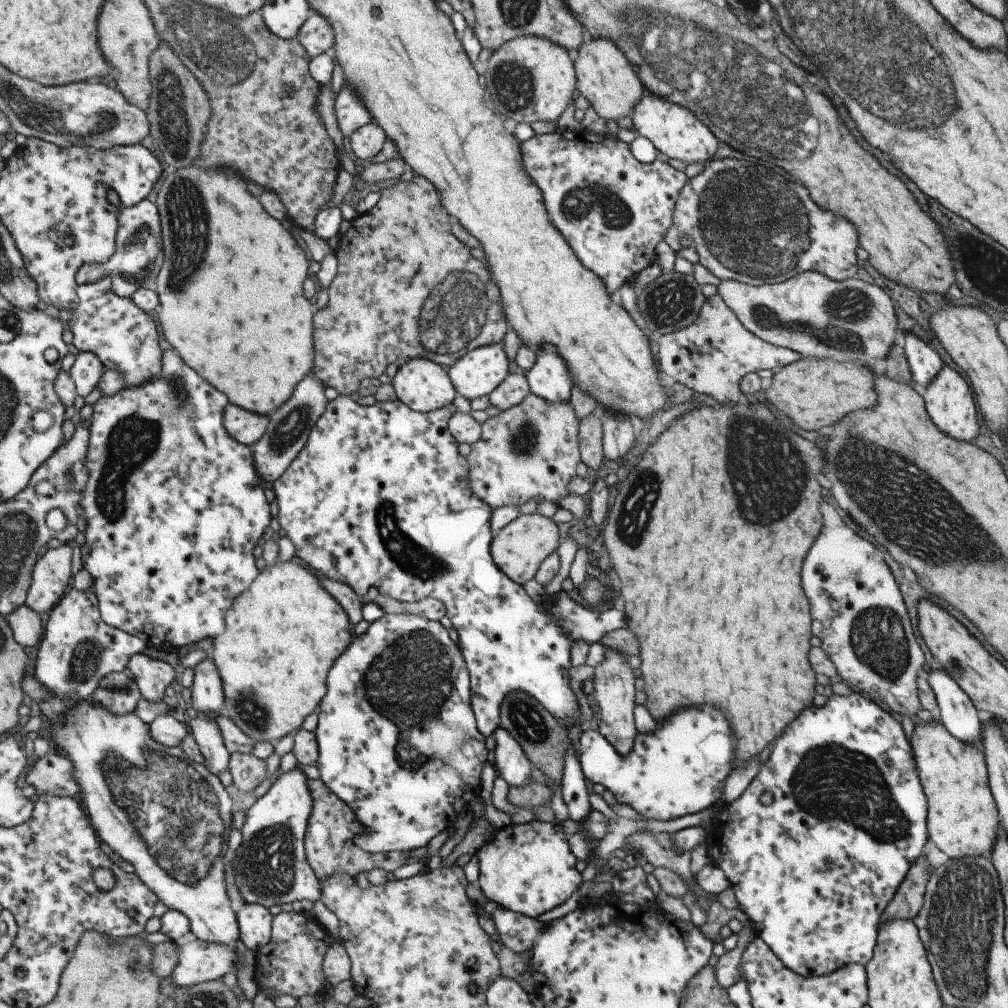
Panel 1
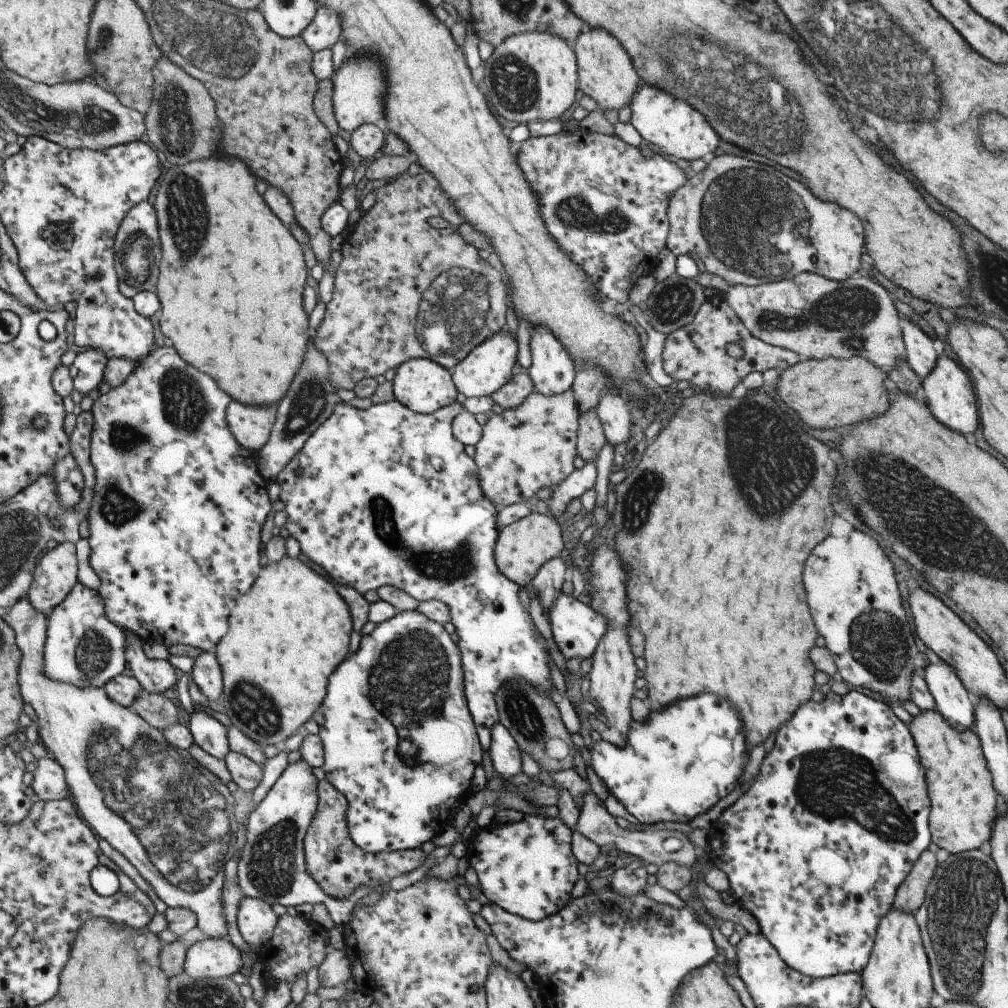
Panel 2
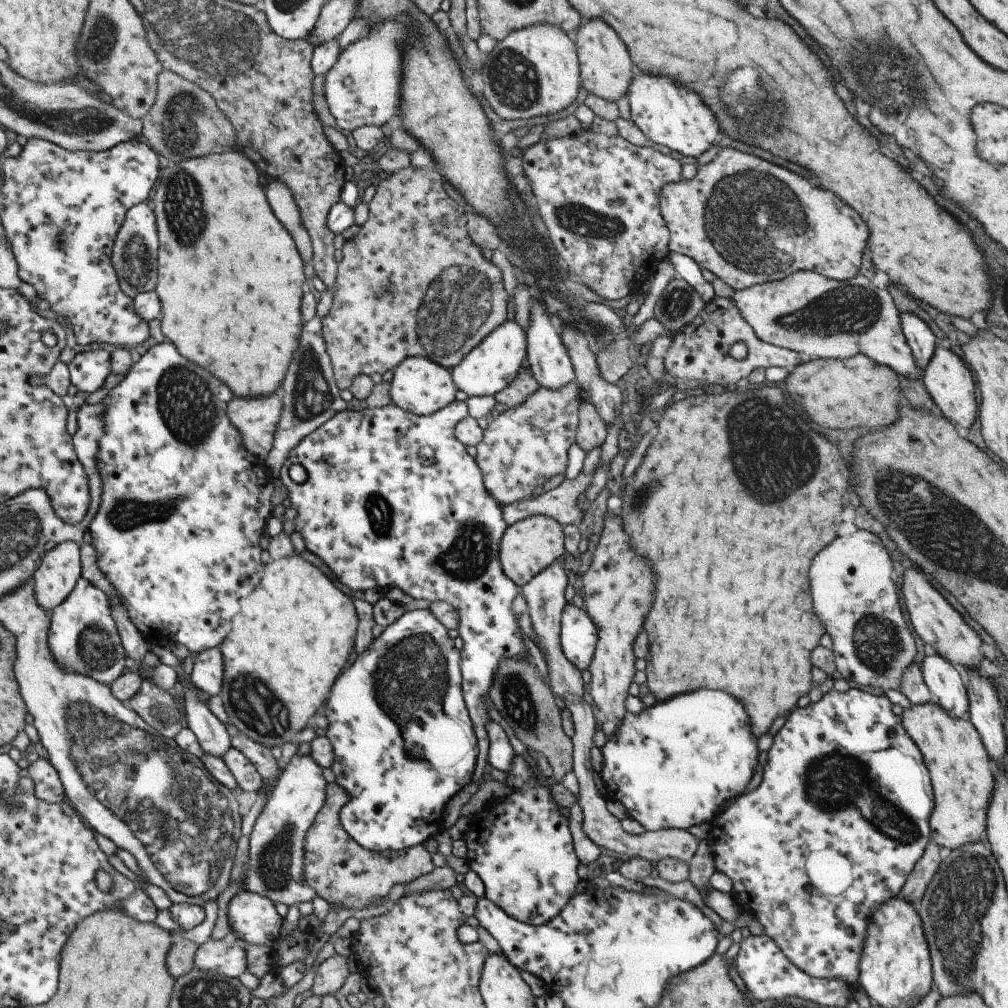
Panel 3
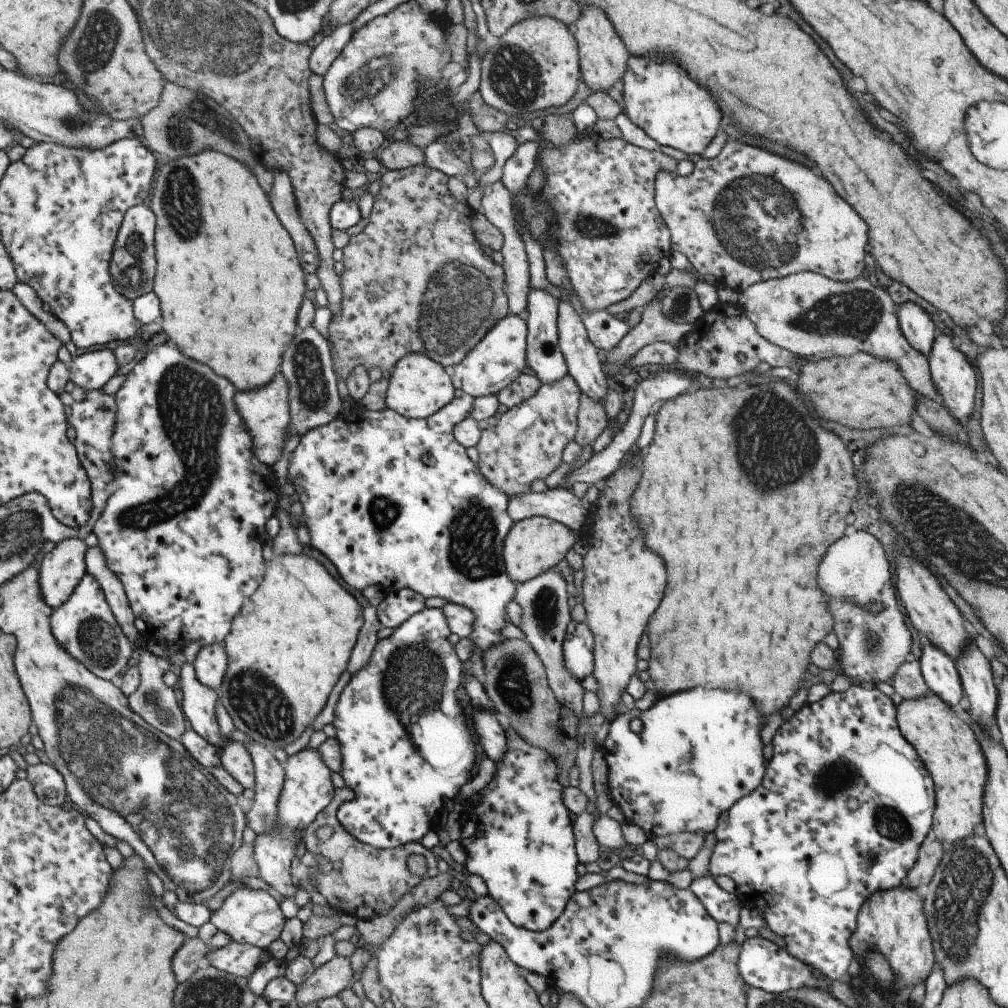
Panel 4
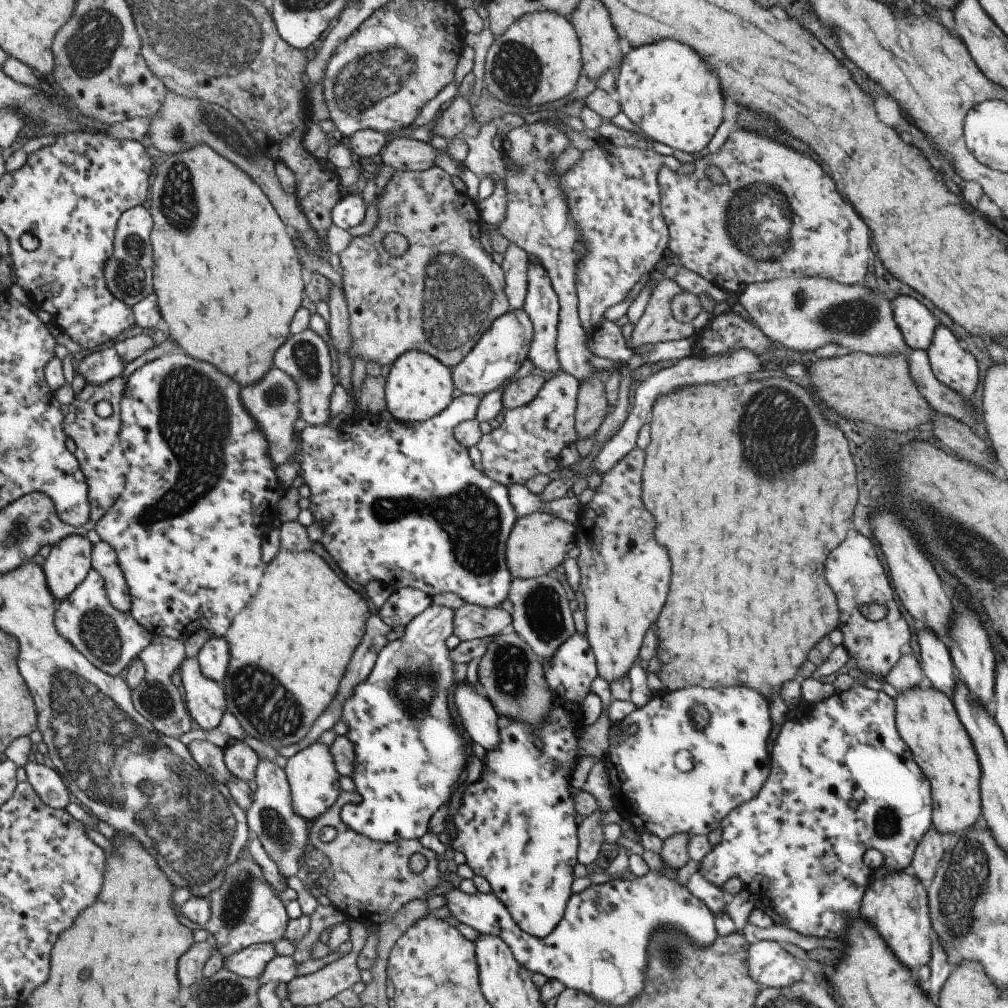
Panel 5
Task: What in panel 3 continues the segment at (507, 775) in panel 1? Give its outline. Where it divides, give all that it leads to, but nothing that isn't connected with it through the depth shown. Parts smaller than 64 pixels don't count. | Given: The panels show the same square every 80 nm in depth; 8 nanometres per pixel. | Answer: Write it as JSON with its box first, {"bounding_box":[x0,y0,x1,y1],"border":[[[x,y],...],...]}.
{"bounding_box":[486,719,516,772],"border":[[[491,719],[486,727],[490,736],[488,762],[498,770],[508,772],[516,755],[513,746],[511,746],[511,740],[509,740],[509,736],[507,736],[507,732],[501,723]]]}

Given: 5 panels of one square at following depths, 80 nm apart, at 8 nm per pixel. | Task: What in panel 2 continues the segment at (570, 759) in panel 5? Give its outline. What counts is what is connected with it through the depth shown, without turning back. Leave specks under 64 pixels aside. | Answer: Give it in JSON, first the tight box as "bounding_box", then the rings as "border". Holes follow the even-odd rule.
{"bounding_box":[464,594,608,922],"border":[[[560,594],[549,616],[554,642],[563,658],[580,658],[585,660],[597,650],[599,639],[605,634],[608,623],[596,613],[589,604],[573,599],[571,595]],[[530,815],[528,817],[522,818],[520,821],[515,821],[512,823],[491,822],[488,826],[484,826],[482,828],[477,827],[473,833],[473,837],[470,839],[470,847],[468,848],[468,851],[469,852],[464,860],[464,864],[470,865],[477,872],[479,888],[483,892],[484,896],[489,900],[489,902],[498,904],[507,912],[526,918],[530,921],[539,922],[543,919],[546,919],[547,917],[552,917],[555,913],[558,913],[565,905],[570,904],[571,888],[573,888],[573,884],[575,884],[576,880],[579,878],[579,874],[575,868],[578,861],[574,857],[574,854],[571,850],[570,828],[567,828],[567,826],[561,822],[559,816],[549,818]]]}

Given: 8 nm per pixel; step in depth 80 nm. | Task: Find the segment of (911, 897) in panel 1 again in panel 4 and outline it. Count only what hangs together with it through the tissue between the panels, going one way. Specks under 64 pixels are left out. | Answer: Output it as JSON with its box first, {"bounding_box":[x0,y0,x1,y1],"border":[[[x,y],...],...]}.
{"bounding_box":[904,831,942,889],"border":[[[929,831],[929,834],[919,845],[915,862],[907,871],[904,884],[914,889],[927,884],[931,880],[935,867],[940,863],[942,856],[941,843]]]}

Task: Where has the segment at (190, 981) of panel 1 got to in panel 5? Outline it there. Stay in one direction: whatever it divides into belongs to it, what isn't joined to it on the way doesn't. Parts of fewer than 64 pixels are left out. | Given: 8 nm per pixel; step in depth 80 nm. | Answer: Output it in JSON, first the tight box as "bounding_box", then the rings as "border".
{"bounding_box":[223,943,277,979],"border":[[[259,943],[243,949],[240,953],[225,957],[223,968],[239,976],[257,979],[267,968],[267,964],[277,958],[277,946],[273,943]]]}

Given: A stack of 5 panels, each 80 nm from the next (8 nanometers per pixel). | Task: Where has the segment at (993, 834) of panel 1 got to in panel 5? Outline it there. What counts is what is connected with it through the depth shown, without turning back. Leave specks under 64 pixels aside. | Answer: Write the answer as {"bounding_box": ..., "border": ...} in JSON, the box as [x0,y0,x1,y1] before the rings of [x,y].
{"bounding_box":[894,685,980,832],"border":[[[919,685],[897,693],[894,700],[894,725],[901,740],[909,747],[915,764],[926,776],[930,786],[932,826],[937,832],[965,832],[973,826],[980,814],[978,778],[979,763],[971,741],[958,719],[952,700],[936,688],[920,688]]]}

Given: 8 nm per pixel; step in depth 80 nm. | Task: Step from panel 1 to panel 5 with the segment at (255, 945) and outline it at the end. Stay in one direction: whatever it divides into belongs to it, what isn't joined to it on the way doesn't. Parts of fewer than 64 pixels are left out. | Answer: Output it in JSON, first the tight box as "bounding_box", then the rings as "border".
{"bounding_box":[205,855,290,962],"border":[[[251,855],[243,856],[227,868],[224,883],[212,892],[212,915],[205,928],[213,936],[213,944],[219,948],[223,962],[225,957],[251,945],[279,942],[286,936],[290,921],[287,908],[262,876],[261,864],[257,864]]]}

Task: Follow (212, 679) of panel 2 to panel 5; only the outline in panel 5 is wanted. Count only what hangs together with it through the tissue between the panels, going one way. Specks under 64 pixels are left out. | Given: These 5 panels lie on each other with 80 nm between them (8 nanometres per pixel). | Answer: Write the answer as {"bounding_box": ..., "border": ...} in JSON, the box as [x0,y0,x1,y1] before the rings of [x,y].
{"bounding_box":[197,636,231,684],"border":[[[226,636],[210,637],[197,656],[203,674],[223,684],[231,662],[231,649]]]}

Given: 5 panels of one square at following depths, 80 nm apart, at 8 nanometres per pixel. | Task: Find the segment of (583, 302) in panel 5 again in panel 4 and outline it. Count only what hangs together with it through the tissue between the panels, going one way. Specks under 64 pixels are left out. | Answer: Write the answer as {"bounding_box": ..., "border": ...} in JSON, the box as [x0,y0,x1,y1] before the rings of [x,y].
{"bounding_box":[540,133,677,313],"border":[[[583,133],[574,138],[561,149],[555,146],[545,144],[540,154],[542,165],[546,168],[547,183],[541,189],[541,195],[545,195],[550,200],[550,205],[556,214],[556,237],[558,238],[558,254],[561,262],[566,270],[566,276],[572,286],[573,296],[578,300],[582,308],[588,313],[601,309],[609,309],[615,306],[617,302],[625,300],[627,296],[643,282],[644,278],[655,273],[657,262],[661,257],[667,257],[670,253],[670,232],[667,225],[663,222],[662,216],[659,214],[654,203],[654,178],[659,171],[675,173],[677,161],[670,156],[663,154],[661,151],[648,151],[647,149],[636,147],[631,143],[619,139],[603,139],[595,133]]]}

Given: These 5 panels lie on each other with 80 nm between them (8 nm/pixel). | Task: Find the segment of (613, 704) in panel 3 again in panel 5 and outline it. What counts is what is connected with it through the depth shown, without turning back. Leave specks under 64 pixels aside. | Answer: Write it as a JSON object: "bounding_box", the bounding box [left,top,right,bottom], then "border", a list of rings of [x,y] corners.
{"bounding_box":[576,446,669,683],"border":[[[635,446],[609,470],[606,470],[601,475],[599,486],[591,490],[591,500],[582,505],[580,517],[576,522],[578,528],[576,546],[579,550],[576,563],[580,574],[578,588],[583,595],[586,640],[593,649],[598,676],[608,683],[627,673],[633,661],[638,657],[643,634],[655,622],[665,602],[665,592],[667,592],[667,582],[669,582],[667,552],[661,544],[653,540],[655,522],[640,499],[640,482],[644,462],[644,450]]]}

